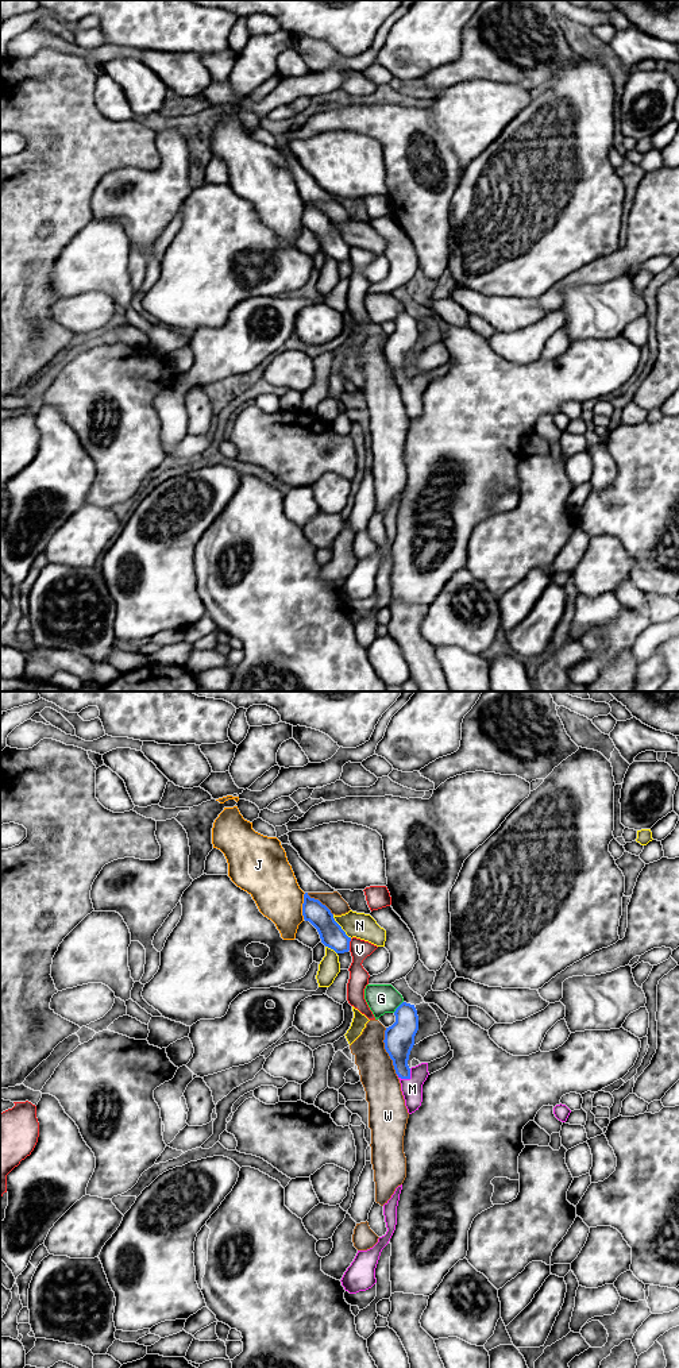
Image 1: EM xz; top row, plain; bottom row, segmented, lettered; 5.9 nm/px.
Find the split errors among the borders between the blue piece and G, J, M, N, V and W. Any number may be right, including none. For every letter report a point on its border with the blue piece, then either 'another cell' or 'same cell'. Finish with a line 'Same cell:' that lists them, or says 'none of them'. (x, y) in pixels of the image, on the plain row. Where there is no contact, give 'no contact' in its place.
G: xz (398, 315) | another cell
J: xz (303, 215) | another cell
M: xz (406, 386) | same cell
N: xz (340, 235) | another cell
V: xz (348, 253) | another cell
W: xz (386, 359) | another cell
Same cell: M

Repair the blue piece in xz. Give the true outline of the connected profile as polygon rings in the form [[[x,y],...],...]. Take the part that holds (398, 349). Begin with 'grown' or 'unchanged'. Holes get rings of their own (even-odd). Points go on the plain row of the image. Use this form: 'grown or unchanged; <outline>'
grown; [[[402,311],[394,320],[396,331],[385,339],[385,358],[393,369],[396,382],[401,392],[408,421],[421,415],[423,393],[427,389],[428,371],[409,375],[408,369],[418,339],[418,324],[414,313]]]

